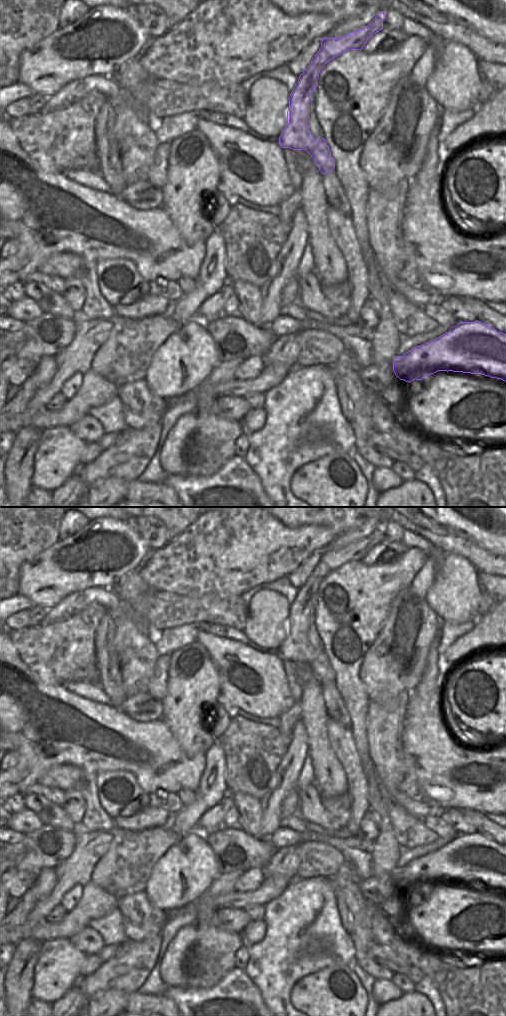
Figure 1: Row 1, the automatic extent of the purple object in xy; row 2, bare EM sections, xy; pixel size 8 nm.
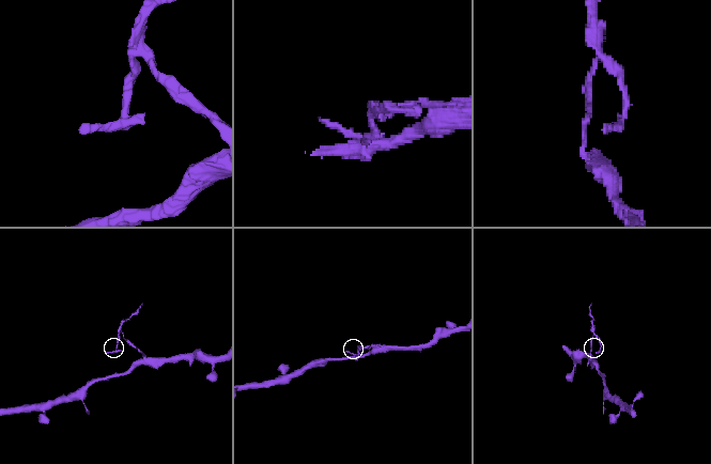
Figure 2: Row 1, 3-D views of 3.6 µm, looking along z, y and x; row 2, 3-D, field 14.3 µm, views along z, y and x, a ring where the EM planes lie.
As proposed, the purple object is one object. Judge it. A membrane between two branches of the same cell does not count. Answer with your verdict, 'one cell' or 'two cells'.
one cell

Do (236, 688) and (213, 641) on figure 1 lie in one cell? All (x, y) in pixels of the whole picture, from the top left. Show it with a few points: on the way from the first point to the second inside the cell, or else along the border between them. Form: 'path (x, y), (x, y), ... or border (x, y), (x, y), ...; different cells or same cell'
path (228, 676), (226, 672), (226, 658), (223, 653); same cell

